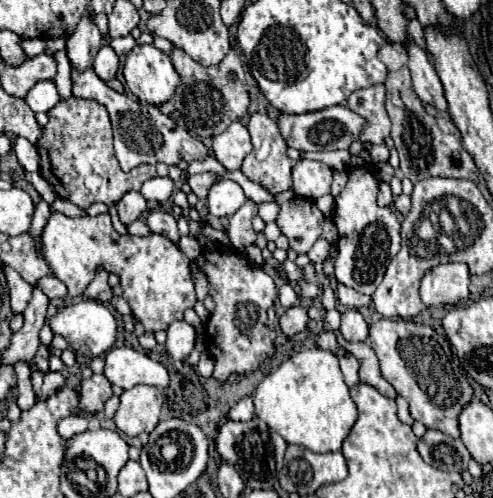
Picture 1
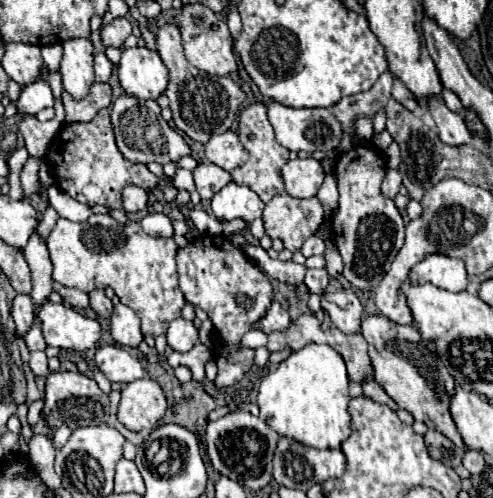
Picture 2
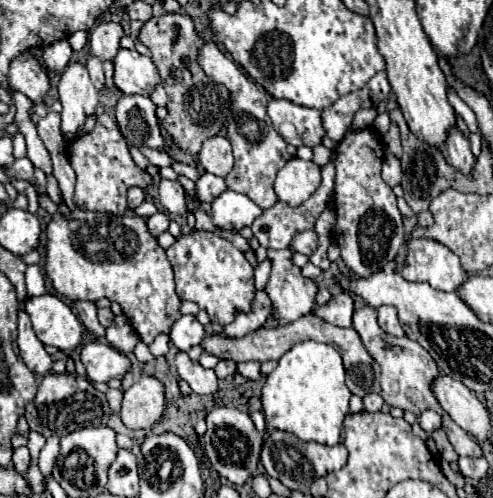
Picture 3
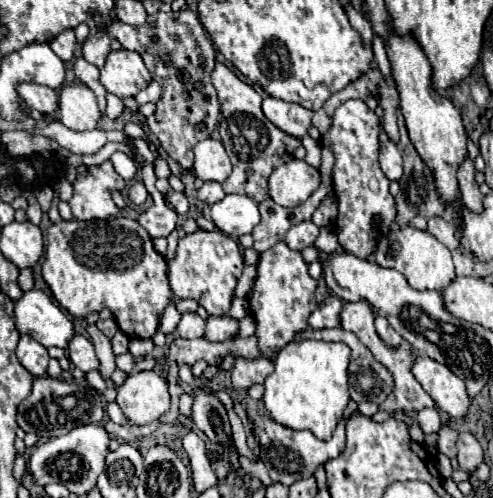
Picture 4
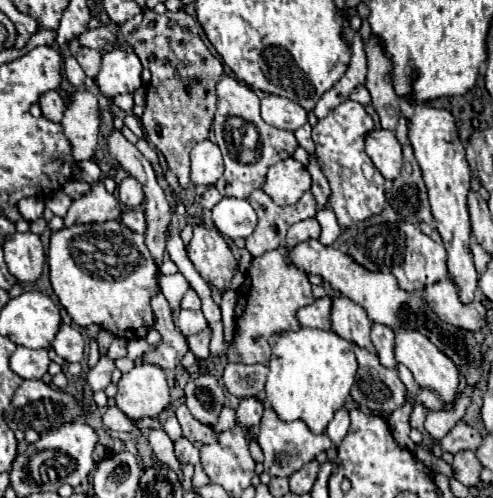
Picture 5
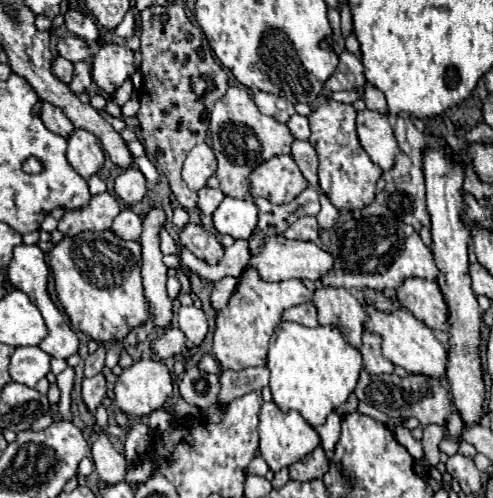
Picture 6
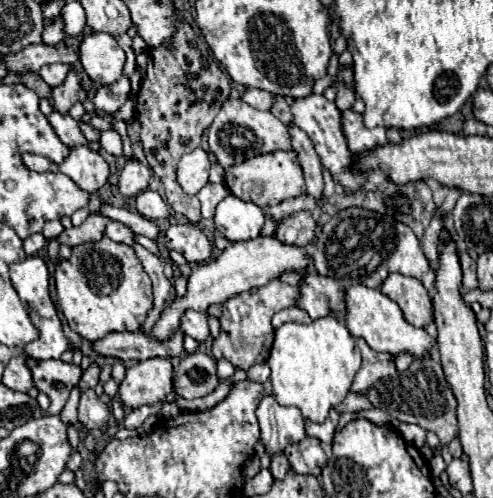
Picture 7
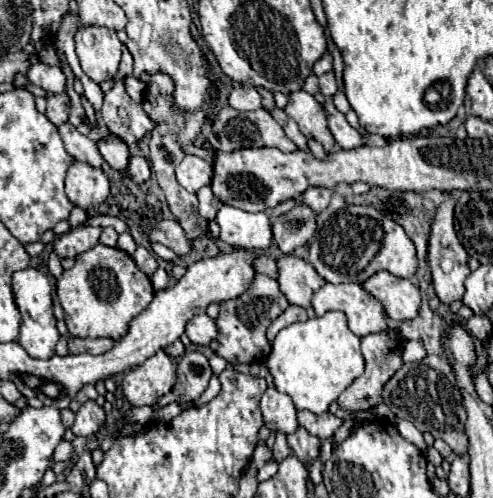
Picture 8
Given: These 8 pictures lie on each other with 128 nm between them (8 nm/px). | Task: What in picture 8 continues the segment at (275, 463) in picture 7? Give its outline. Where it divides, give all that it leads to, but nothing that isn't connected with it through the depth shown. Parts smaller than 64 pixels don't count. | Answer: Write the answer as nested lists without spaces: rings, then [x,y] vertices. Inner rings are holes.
[[[276,434],[276,444],[274,444],[274,450],[272,450],[272,460],[274,462],[282,462],[284,458],[288,458],[292,454],[292,450],[288,448],[288,442],[286,442],[286,436],[284,434]]]

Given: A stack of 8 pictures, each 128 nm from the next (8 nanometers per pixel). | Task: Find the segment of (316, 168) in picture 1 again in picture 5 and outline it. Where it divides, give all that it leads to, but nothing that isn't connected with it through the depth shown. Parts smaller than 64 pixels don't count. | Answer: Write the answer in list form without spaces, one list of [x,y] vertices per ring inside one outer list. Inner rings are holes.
[[[288,158],[274,164],[268,170],[262,190],[278,206],[288,206],[288,204],[296,204],[302,198],[302,194],[310,190],[310,186],[312,186],[312,178],[306,166],[302,166],[294,158]]]

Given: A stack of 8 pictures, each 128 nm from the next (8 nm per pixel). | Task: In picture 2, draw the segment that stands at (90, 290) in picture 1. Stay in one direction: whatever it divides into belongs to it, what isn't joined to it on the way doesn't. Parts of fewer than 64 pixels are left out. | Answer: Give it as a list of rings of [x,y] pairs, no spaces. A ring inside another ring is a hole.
[[[102,288],[92,290],[92,292],[88,294],[88,298],[90,298],[92,310],[94,310],[100,318],[108,318],[108,316],[110,316],[110,312],[112,312],[112,300],[104,294]]]

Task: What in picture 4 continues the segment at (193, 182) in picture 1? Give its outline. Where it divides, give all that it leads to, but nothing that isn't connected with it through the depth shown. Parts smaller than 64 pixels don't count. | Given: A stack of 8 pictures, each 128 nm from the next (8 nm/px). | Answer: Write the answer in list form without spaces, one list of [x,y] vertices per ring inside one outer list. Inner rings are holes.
[[[208,180],[208,182],[204,182],[204,186],[198,190],[198,200],[200,202],[204,202],[204,204],[214,204],[214,202],[218,202],[218,200],[222,200],[226,194],[224,194],[224,190],[222,190],[222,186],[218,184],[218,182],[212,182],[212,180]]]

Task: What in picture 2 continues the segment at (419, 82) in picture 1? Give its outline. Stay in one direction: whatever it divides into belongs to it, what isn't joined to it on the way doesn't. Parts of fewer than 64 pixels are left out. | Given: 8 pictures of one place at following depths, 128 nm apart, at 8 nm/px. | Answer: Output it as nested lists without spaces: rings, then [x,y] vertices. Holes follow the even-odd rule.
[[[430,96],[426,102],[428,102],[428,110],[438,126],[438,134],[446,144],[466,144],[472,140],[472,134],[468,132],[464,118],[458,112],[448,110],[442,96]]]

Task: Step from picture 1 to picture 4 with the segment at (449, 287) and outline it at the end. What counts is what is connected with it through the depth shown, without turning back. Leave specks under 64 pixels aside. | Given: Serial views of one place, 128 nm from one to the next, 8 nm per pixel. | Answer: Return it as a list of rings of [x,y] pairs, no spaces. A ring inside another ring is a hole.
[[[406,226],[384,236],[374,252],[374,258],[380,266],[402,272],[408,284],[416,290],[444,290],[456,276],[450,250],[442,242],[438,242],[430,232],[416,230],[412,226]]]

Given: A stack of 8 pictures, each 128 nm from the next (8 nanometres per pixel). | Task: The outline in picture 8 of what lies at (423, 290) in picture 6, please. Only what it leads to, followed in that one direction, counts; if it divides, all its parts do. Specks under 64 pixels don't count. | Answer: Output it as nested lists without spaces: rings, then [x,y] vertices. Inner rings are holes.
[[[378,272],[368,278],[362,288],[384,304],[392,320],[410,320],[418,316],[422,296],[420,288],[410,280],[392,276],[390,272]]]

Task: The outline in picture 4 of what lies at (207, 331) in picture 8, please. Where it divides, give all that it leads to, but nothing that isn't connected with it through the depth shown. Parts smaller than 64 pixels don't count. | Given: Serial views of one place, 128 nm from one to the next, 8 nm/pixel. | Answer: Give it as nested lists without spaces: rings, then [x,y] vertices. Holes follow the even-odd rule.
[[[188,312],[188,314],[182,314],[178,326],[176,326],[176,332],[180,338],[200,338],[204,336],[204,328],[206,328],[206,322],[194,312]]]

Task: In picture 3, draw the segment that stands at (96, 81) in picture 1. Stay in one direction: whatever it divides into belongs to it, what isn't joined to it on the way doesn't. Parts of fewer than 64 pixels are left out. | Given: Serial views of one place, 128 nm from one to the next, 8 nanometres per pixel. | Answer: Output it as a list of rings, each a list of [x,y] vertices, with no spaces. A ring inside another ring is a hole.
[[[122,96],[116,104],[116,122],[128,146],[146,146],[158,152],[166,152],[166,140],[160,134],[160,124],[156,118],[156,104],[148,96]]]

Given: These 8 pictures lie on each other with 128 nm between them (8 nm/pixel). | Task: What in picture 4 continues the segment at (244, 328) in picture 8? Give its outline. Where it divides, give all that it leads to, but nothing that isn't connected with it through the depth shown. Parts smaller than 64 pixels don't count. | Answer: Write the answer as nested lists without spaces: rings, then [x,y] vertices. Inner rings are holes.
[[[284,242],[260,254],[258,278],[248,296],[252,312],[256,314],[256,336],[264,358],[274,358],[278,348],[288,344],[296,332],[308,328],[308,316],[316,310],[316,280],[308,274],[308,264],[302,254],[290,250]]]

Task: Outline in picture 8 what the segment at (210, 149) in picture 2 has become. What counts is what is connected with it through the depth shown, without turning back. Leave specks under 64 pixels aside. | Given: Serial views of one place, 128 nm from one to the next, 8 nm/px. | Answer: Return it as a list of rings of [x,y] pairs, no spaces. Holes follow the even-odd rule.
[[[186,154],[184,160],[176,168],[176,178],[182,188],[188,192],[198,192],[204,184],[210,184],[212,180],[212,166],[192,154]]]

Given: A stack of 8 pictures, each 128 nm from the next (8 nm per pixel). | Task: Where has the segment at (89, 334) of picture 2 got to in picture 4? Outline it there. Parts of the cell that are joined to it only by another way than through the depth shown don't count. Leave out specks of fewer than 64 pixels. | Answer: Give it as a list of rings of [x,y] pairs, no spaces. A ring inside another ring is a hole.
[[[42,290],[24,292],[24,296],[16,302],[14,318],[20,334],[32,336],[46,348],[66,348],[74,336],[70,316]]]

